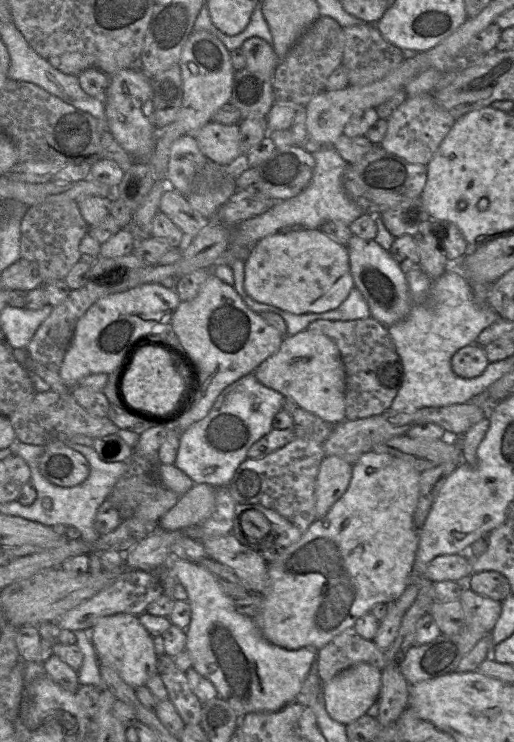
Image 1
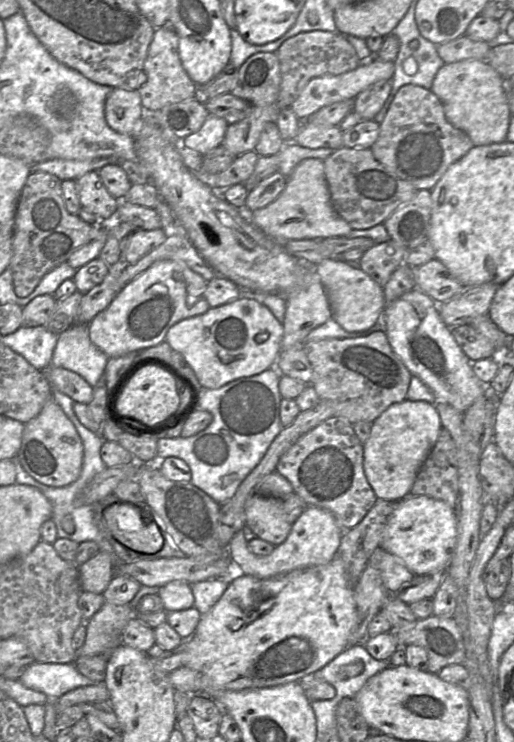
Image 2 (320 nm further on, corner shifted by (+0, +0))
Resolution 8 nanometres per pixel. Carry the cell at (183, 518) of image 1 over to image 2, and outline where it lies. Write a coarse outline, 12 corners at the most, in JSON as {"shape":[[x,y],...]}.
{"shape":[[308,506],[286,540],[255,555],[243,530],[228,555],[266,579],[329,563],[344,532],[332,513]]}

